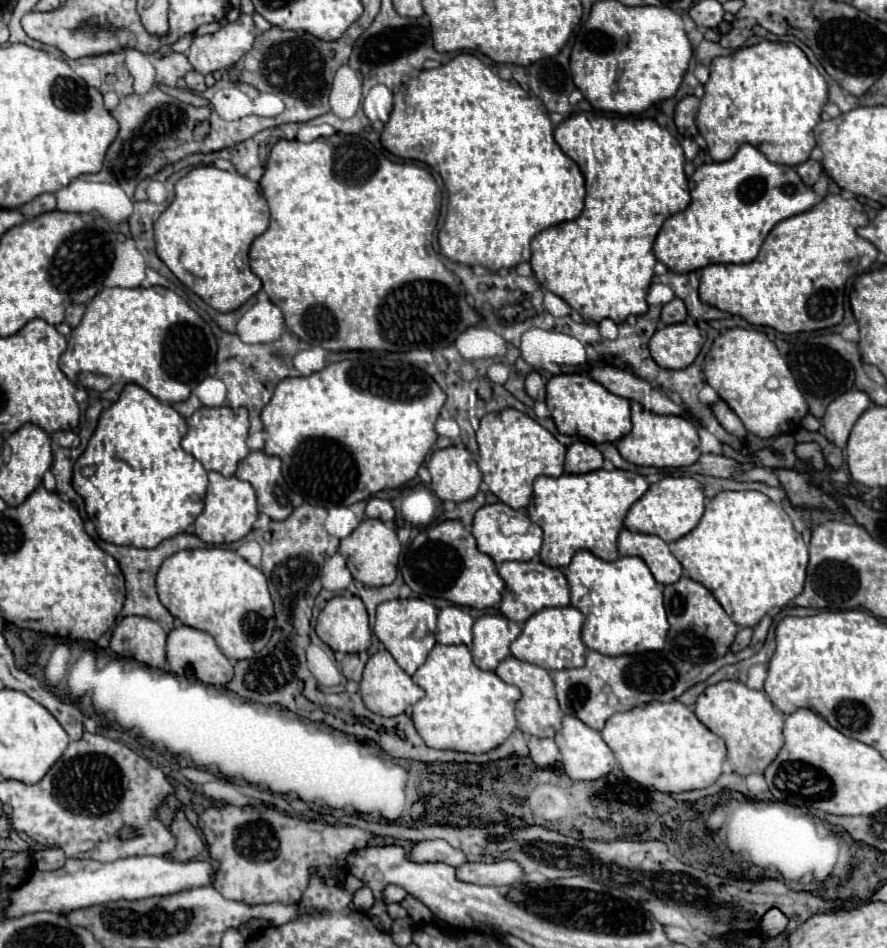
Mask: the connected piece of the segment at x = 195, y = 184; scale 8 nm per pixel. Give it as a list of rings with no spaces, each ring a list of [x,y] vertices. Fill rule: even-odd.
[[[198,166],[176,182],[174,202],[154,222],[156,254],[170,268],[170,272],[186,288],[196,292],[208,306],[212,306],[218,312],[232,312],[262,288],[260,278],[250,270],[248,250],[252,240],[268,228],[268,220],[268,204],[260,194],[256,182],[248,180],[246,176],[234,170],[226,172],[218,170],[216,166]]]

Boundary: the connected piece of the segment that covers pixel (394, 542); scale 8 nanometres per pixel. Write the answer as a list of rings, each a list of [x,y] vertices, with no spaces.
[[[364,518],[356,532],[352,532],[348,538],[340,542],[338,550],[346,564],[348,570],[352,572],[354,580],[362,582],[364,586],[386,586],[392,584],[396,578],[396,566],[398,566],[398,556],[400,556],[400,540],[392,528],[388,528],[382,520],[370,520]]]

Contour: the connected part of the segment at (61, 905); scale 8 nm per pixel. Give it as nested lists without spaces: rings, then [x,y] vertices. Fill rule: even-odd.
[[[134,856],[102,864],[96,860],[68,858],[62,868],[54,872],[34,872],[28,882],[12,890],[10,894],[12,904],[6,908],[6,916],[8,918],[22,916],[38,910],[68,914],[76,908],[88,908],[114,900],[140,900],[148,896],[176,894],[212,882],[214,882],[214,868],[210,862],[204,860],[176,862],[176,860],[166,860],[162,856],[142,856],[142,858]]]

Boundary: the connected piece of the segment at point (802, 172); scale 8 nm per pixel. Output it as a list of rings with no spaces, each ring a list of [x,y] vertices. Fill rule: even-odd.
[[[808,160],[808,162],[800,164],[800,166],[796,168],[796,172],[798,172],[798,176],[804,180],[804,184],[814,186],[814,182],[816,182],[816,180],[820,178],[820,174],[822,174],[822,166],[820,166],[820,162],[816,162],[816,160]]]

